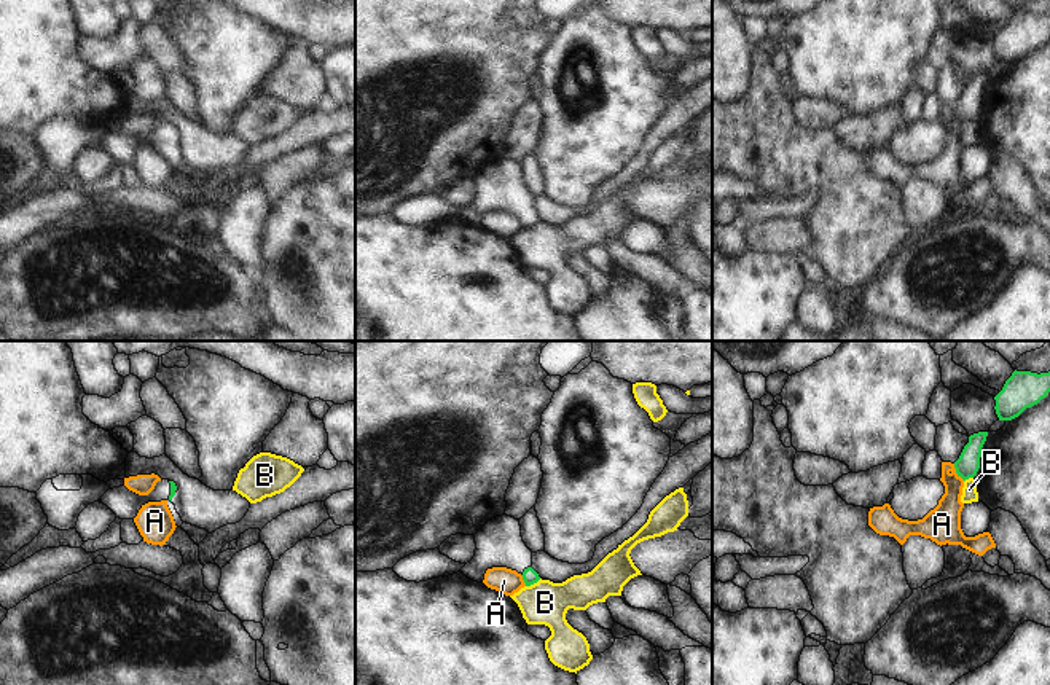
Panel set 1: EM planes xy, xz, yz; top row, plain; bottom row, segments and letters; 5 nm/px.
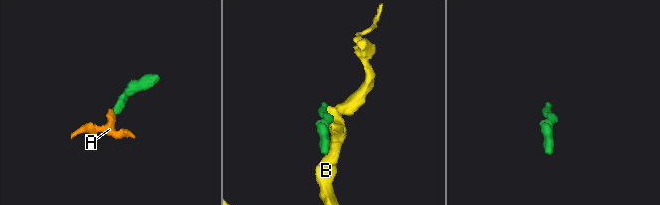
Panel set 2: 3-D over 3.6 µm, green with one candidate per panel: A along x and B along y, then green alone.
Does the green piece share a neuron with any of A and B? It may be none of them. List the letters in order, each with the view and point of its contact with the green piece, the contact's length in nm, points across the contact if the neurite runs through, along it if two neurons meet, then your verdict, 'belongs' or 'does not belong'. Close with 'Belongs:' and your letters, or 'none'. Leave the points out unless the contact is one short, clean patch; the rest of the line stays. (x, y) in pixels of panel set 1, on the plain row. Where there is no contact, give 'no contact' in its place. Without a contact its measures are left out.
A: yz (956, 115) | 110 nm | along yz (953, 107), (964, 123) | does not belong
B: xz (532, 227) | 90 nm | along xz (540, 222), (526, 230) | does not belong
Belongs: none

